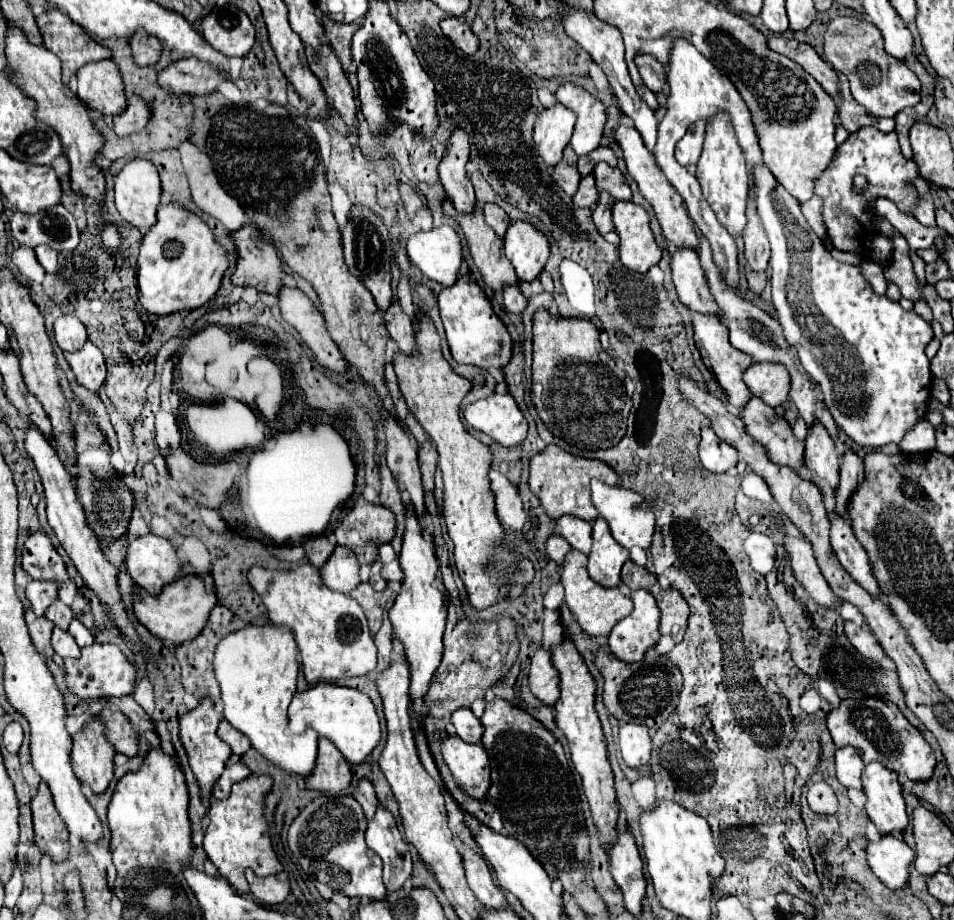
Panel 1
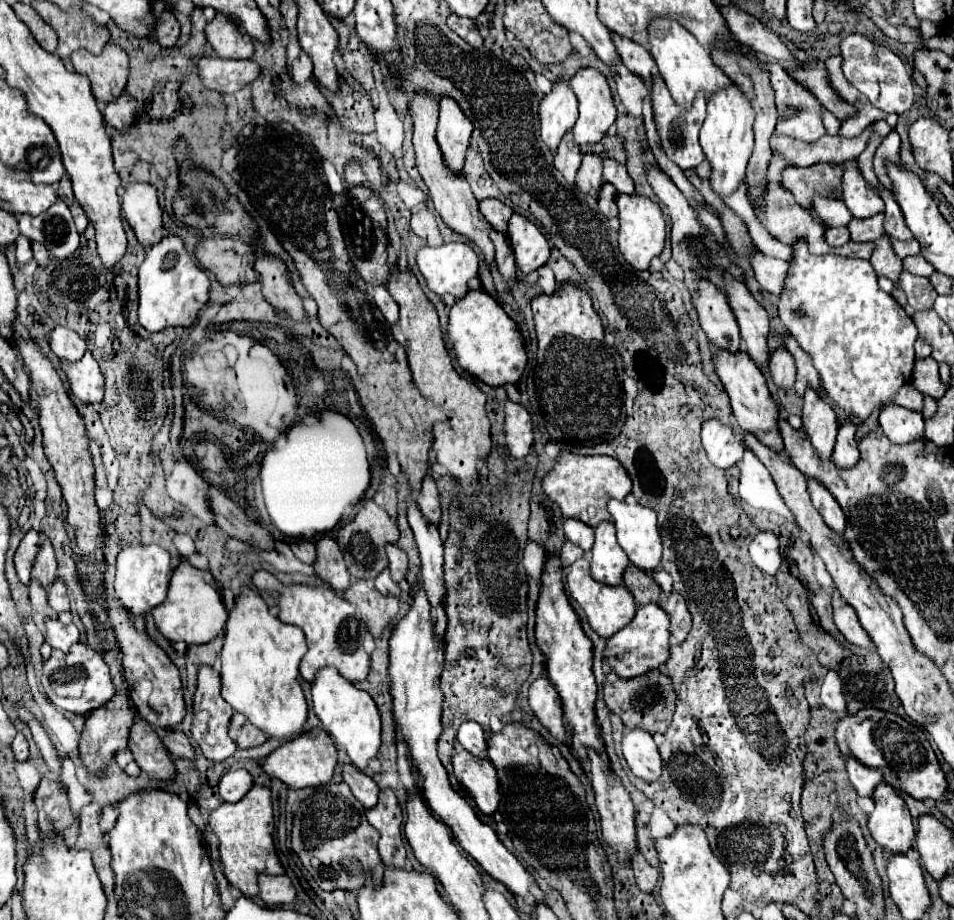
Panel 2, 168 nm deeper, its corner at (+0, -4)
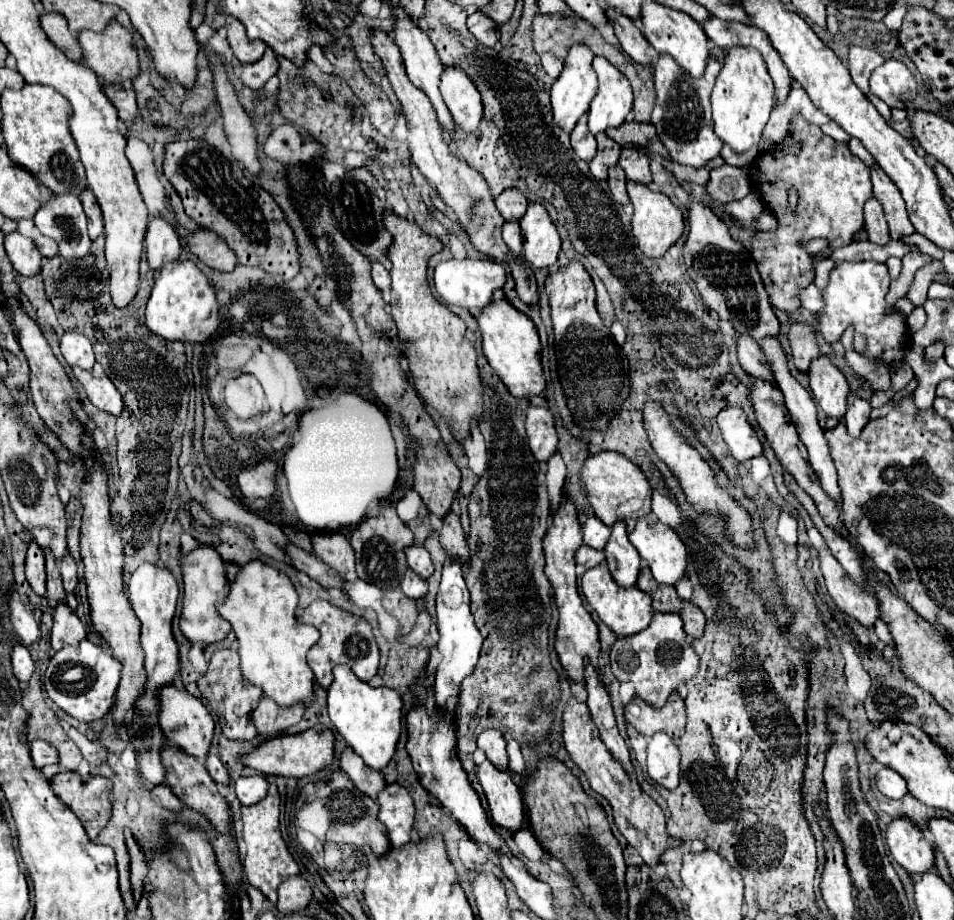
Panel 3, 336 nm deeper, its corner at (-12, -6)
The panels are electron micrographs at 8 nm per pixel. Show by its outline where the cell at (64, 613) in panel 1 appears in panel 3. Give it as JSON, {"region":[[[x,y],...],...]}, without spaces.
{"region":[[[65,555],[61,561],[61,579],[63,579],[65,593],[73,593],[77,585],[77,565],[71,555]]]}

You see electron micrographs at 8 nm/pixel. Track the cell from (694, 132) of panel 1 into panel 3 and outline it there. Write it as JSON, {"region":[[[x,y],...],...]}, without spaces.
{"region":[[[659,55],[659,61],[653,67],[657,103],[651,115],[651,123],[657,127],[659,139],[669,149],[673,161],[681,165],[703,167],[713,157],[717,157],[723,147],[721,139],[713,133],[713,119],[711,119],[711,91],[719,71],[721,65],[715,59],[711,59],[701,79],[689,79],[689,75],[685,75],[681,67],[677,67],[673,59],[669,59],[669,55]]]}

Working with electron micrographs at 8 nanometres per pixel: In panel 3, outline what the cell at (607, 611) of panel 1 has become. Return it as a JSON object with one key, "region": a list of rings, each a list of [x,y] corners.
{"region":[[[601,563],[601,565],[585,571],[585,575],[581,577],[581,589],[583,589],[583,595],[585,595],[587,603],[595,609],[595,613],[599,615],[599,619],[611,631],[615,631],[619,637],[635,635],[635,633],[639,633],[641,629],[645,629],[651,623],[653,607],[651,607],[649,595],[645,595],[639,587],[629,587],[629,589],[619,587],[613,581],[613,577],[611,577],[611,573],[609,573],[609,569],[607,569],[605,563]]]}

